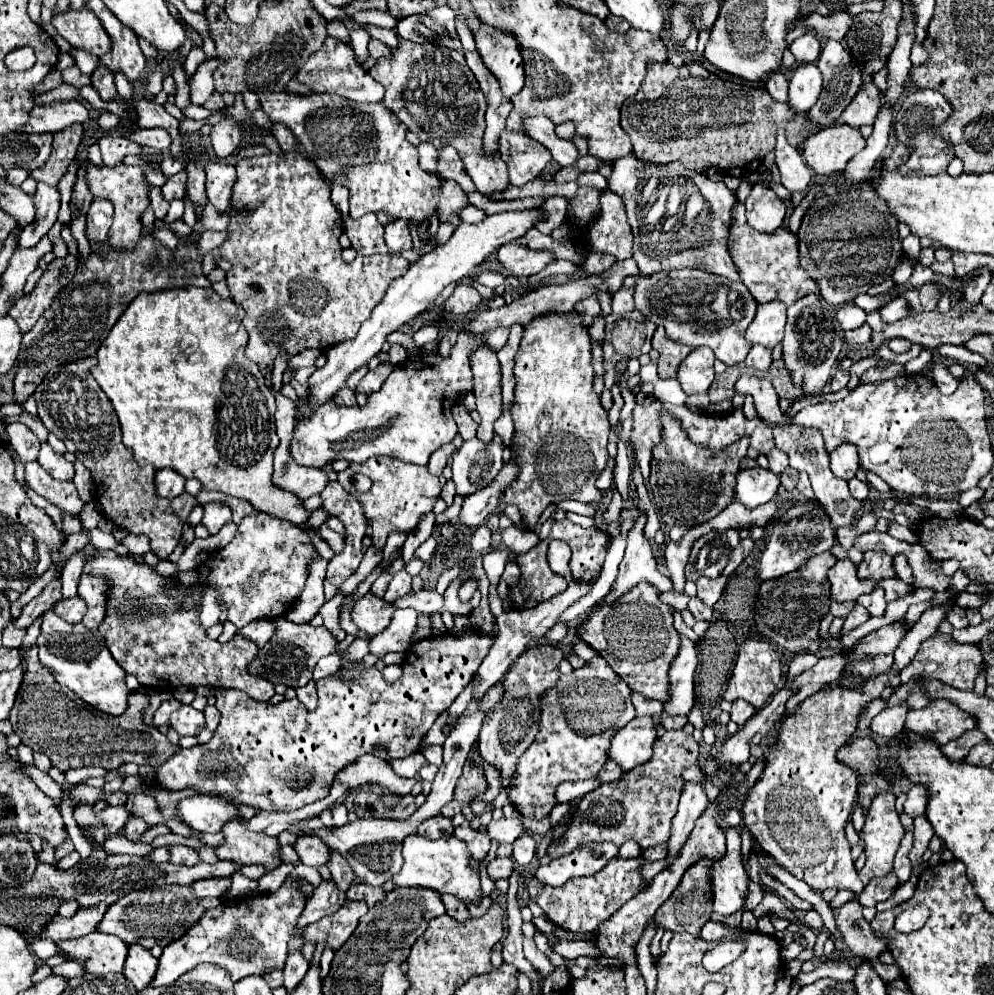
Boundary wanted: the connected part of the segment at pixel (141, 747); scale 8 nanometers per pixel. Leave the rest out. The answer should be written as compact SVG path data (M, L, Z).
M36 644L30 646L24 658L26 676L10 712L10 722L14 732L22 738L22 744L30 746L34 752L46 754L60 772L80 766L100 766L114 770L126 762L134 762L138 766L156 766L176 752L176 748L156 726L144 724L144 712L150 706L148 696L134 692L124 714L110 716L80 700L72 690L58 686L50 670L38 662Z

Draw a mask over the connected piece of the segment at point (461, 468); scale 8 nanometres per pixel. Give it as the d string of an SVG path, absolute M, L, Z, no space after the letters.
M476 438L462 444L452 460L452 480L456 494L468 496L486 488L502 468L502 444L484 444Z

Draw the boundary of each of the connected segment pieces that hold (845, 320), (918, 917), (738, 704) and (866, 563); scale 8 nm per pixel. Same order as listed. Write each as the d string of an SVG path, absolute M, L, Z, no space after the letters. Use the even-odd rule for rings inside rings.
M844 304L842 308L838 308L834 318L836 318L840 330L854 330L866 322L864 310L858 308L856 304Z
M922 904L912 906L912 908L904 910L896 918L894 928L896 928L896 932L912 932L912 930L918 930L926 922L926 916L928 916L928 908L926 906L922 906Z
M736 700L736 702L732 704L730 716L732 716L732 720L734 720L738 726L744 726L744 722L746 722L754 712L756 712L756 708L750 706L746 700Z
M864 552L864 560L858 566L858 576L872 576L874 580L896 576L892 568L892 558L884 552Z

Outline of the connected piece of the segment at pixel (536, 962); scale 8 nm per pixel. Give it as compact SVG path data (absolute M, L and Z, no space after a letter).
M524 940L524 956L544 978L554 974L554 964L536 948L534 940Z

